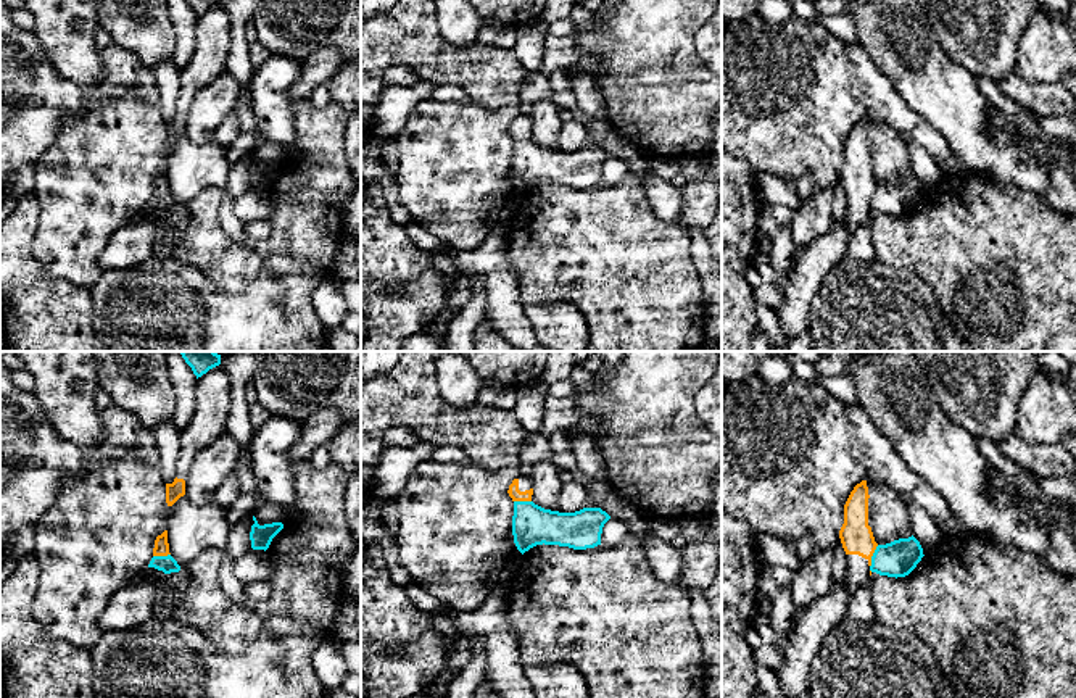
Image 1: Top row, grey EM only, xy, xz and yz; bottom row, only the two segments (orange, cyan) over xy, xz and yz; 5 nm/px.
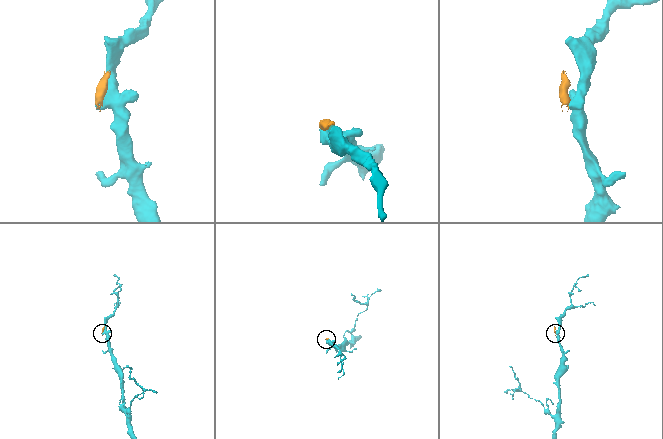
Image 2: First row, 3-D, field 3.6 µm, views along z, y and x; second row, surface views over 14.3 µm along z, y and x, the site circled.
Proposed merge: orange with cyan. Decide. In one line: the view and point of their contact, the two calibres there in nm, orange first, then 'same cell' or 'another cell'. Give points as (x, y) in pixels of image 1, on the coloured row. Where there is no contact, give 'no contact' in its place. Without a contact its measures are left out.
yz (872, 555) | 160/180 nm | another cell

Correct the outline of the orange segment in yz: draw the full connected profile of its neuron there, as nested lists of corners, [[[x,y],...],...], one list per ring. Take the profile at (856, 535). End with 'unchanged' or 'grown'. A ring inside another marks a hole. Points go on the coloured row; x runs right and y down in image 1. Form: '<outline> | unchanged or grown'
[[[862,480],[844,505],[844,524],[839,530],[847,564],[844,582],[850,596],[871,575],[871,556],[878,546],[868,526],[868,498],[867,480]]] | grown

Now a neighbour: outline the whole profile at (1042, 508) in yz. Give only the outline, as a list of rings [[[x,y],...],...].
[[[995,469],[991,474],[989,484],[1000,493],[1016,495],[1024,503],[1026,511],[1045,529],[1052,530],[1058,522],[1055,498],[1047,496],[1031,477],[1018,477]]]

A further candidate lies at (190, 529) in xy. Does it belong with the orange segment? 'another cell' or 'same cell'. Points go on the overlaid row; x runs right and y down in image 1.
another cell

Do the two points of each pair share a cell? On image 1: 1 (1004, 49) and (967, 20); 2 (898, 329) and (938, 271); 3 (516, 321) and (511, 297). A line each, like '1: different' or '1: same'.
1: same
2: different
3: same

